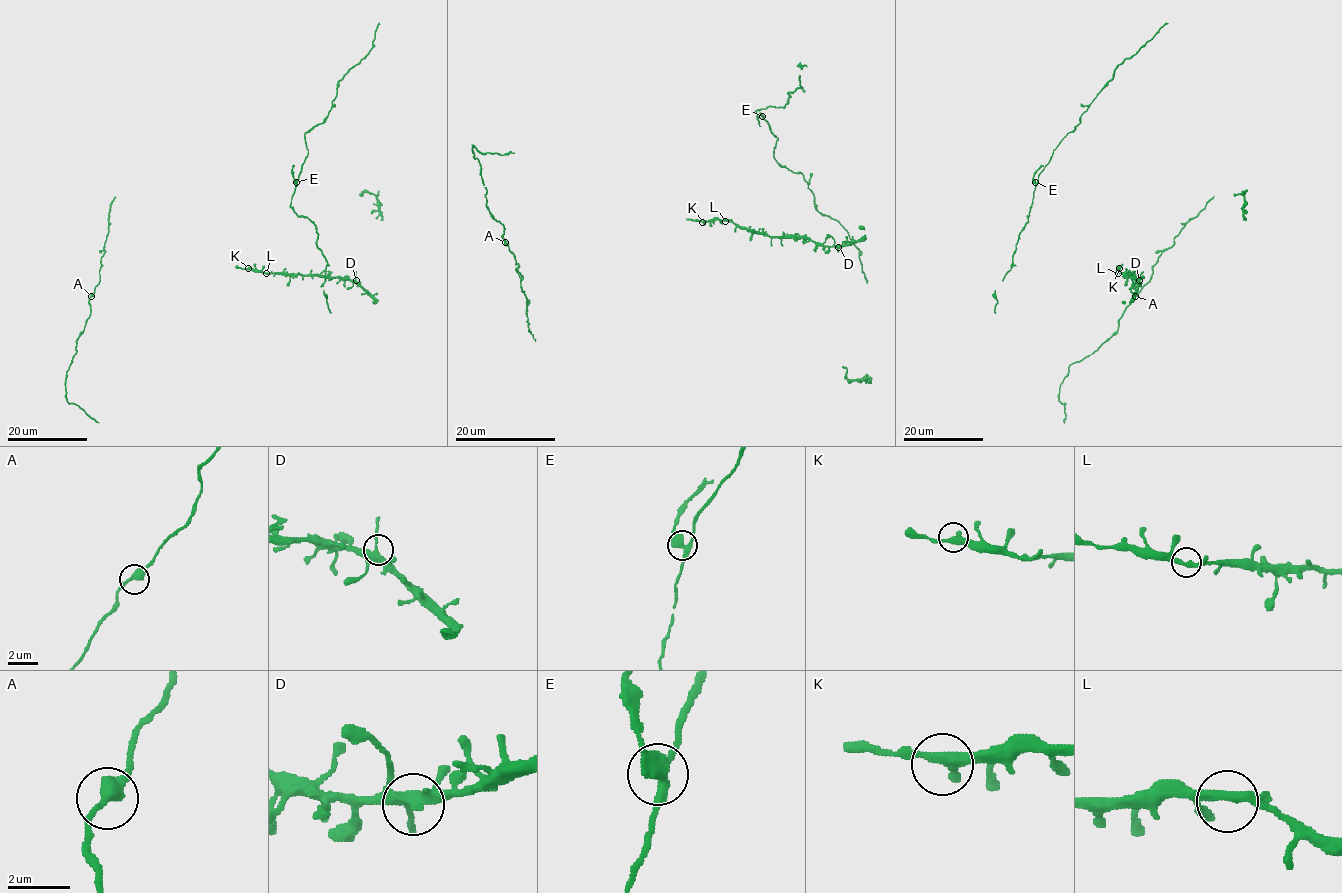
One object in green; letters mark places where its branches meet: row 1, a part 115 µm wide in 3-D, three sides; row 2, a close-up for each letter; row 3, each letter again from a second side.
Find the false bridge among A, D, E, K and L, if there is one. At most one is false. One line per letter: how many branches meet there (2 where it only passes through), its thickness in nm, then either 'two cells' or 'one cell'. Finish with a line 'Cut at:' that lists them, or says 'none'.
A: 2 | 380 nm | one cell
D: 4 | 320 nm | one cell
E: 3 | 360 nm | two cells
K: 2 | 360 nm | one cell
L: 2 | 300 nm | one cell
Cut at: E

